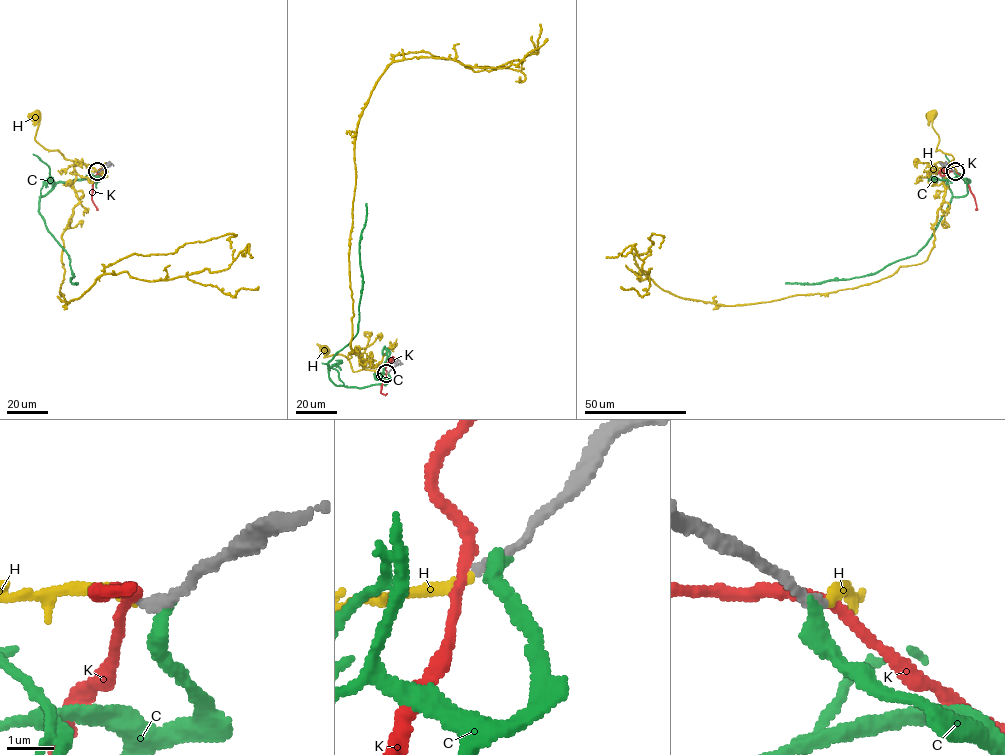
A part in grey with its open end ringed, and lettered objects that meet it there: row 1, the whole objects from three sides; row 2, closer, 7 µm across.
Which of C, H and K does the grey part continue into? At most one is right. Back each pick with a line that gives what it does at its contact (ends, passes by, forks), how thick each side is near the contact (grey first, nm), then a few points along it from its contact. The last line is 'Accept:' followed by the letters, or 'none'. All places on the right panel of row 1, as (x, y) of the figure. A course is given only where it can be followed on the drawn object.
H: it ends; calibres 240 and 200 nm; course (955, 171), (953, 157), (936, 149), (939, 135), (932, 125), (932, 115)
Accept: H

